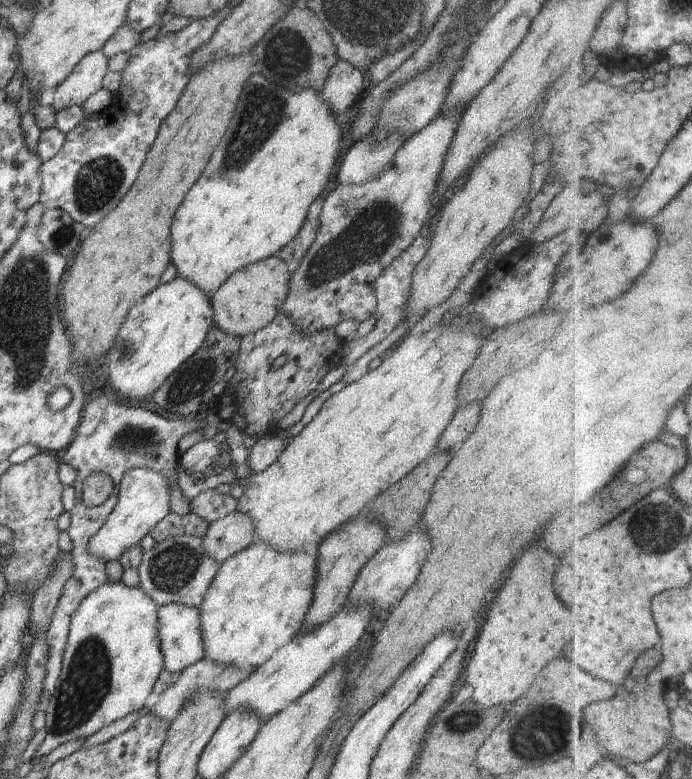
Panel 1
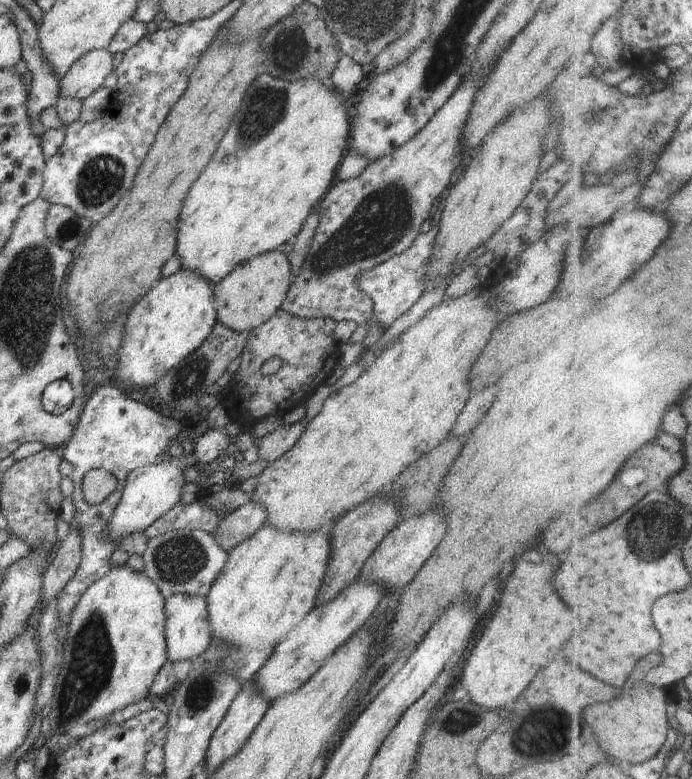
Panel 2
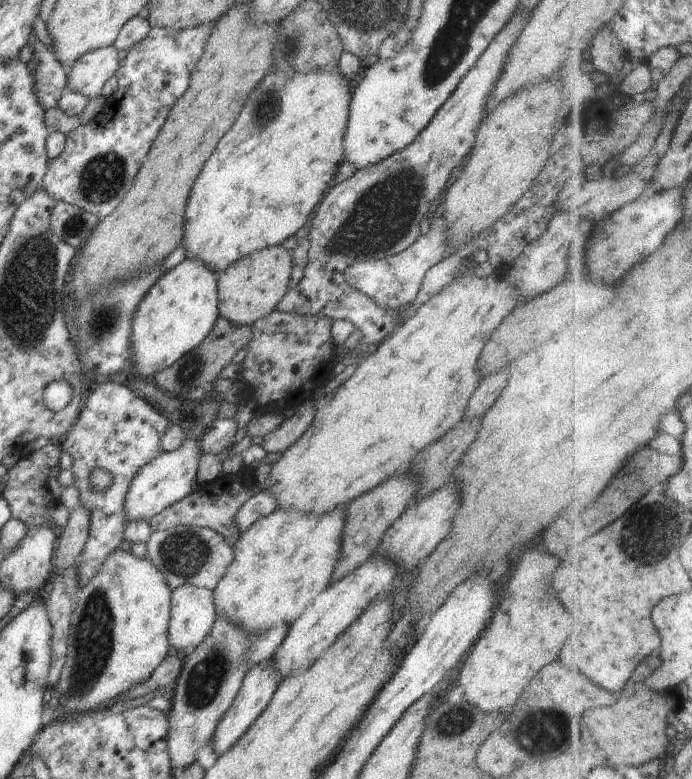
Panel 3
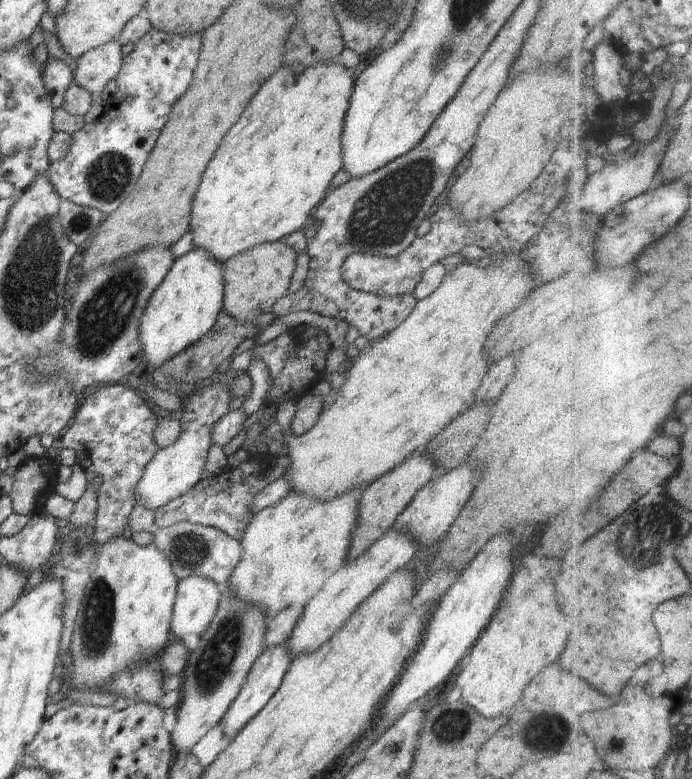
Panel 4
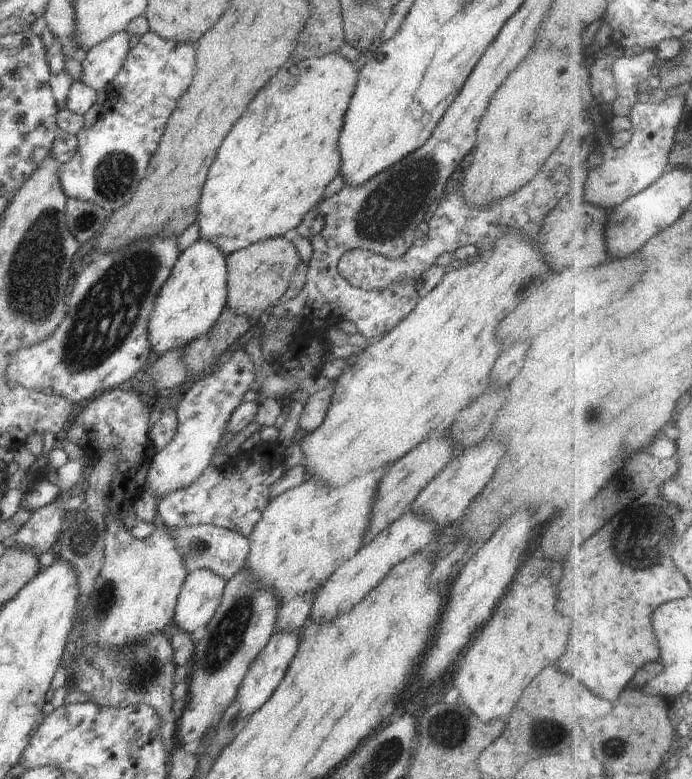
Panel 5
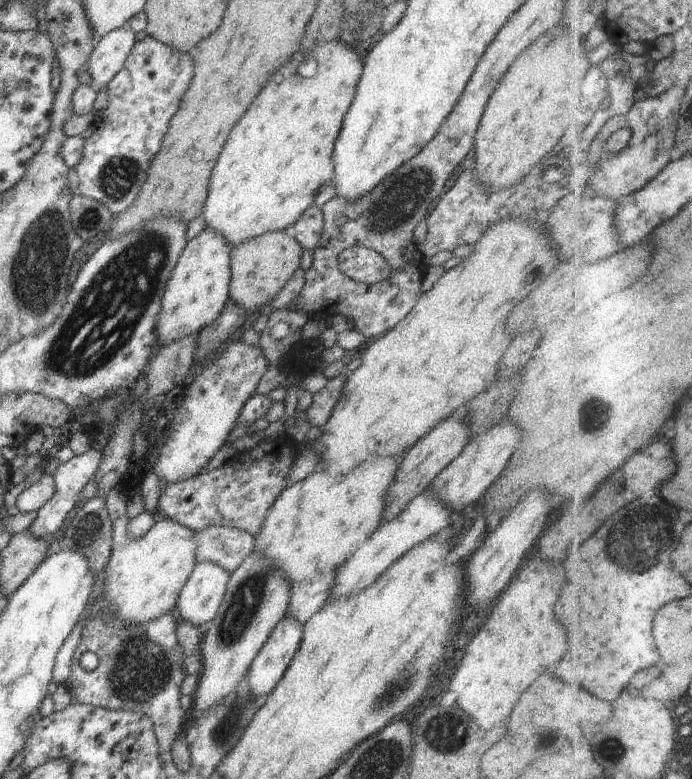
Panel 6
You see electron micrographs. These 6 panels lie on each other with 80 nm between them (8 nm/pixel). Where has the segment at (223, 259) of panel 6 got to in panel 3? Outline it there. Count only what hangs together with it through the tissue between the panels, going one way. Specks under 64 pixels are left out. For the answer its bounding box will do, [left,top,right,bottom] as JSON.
[130,258,219,382]

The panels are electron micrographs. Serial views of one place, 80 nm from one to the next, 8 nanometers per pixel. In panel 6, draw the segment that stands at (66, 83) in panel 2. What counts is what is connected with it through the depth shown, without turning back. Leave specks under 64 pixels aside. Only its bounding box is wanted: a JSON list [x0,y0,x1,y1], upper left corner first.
[87,27,136,90]

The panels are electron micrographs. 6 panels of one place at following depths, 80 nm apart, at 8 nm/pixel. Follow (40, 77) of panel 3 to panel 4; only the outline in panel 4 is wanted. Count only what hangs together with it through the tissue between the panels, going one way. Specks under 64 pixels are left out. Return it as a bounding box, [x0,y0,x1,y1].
[42,56,73,108]

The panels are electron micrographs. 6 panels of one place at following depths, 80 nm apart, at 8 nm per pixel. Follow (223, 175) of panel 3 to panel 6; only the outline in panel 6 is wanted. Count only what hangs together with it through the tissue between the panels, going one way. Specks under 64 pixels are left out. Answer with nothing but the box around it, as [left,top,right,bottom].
[203,43,363,248]

